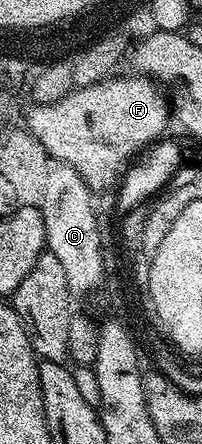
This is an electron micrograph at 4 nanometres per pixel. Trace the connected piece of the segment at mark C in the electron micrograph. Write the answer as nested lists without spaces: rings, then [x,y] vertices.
[[[45,156],[47,163],[47,171],[44,172],[42,178],[36,180],[36,190],[32,190],[26,198],[23,207],[38,210],[38,214],[42,214],[42,222],[46,226],[46,238],[48,239],[46,248],[54,254],[54,258],[58,258],[58,262],[62,262],[63,268],[66,269],[66,282],[68,289],[71,290],[73,297],[80,298],[83,292],[94,293],[104,283],[103,272],[103,254],[105,245],[100,242],[100,224],[96,221],[96,210],[92,206],[94,193],[92,189],[86,186],[86,182],[78,174],[78,170],[74,170],[66,162],[62,162],[53,156]]]

